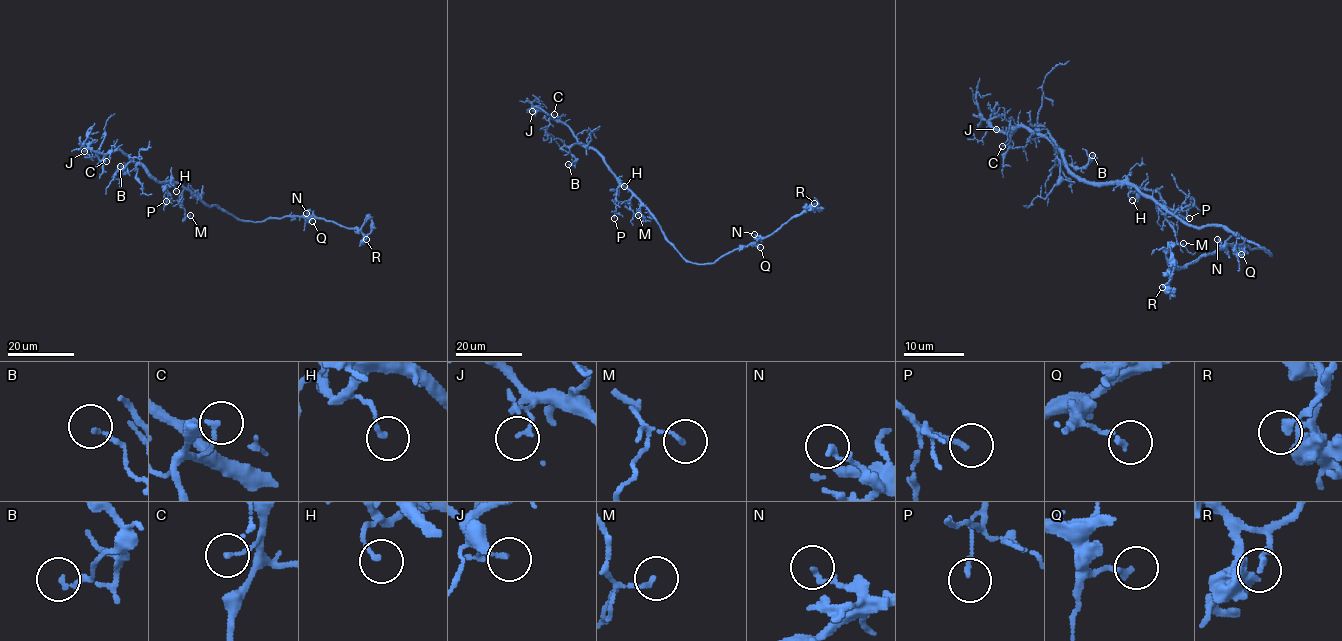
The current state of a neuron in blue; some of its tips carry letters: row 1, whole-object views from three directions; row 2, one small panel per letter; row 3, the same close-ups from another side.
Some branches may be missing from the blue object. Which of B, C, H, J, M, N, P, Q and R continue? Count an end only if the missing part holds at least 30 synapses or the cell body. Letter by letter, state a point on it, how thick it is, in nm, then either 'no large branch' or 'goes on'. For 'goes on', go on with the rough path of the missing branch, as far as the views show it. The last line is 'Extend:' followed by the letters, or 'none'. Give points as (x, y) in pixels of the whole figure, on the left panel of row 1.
B: (120, 166) | 170 nm | no large branch
C: (106, 161) | 150 nm | no large branch
H: (176, 191) | 150 nm | no large branch
J: (84, 151) | 150 nm | no large branch
M: (190, 215) | 140 nm | no large branch
N: (306, 213) | 160 nm | no large branch
P: (166, 201) | 150 nm | no large branch
Q: (312, 221) | 180 nm | no large branch
R: (366, 239) | 180 nm | no large branch
Extend: none

